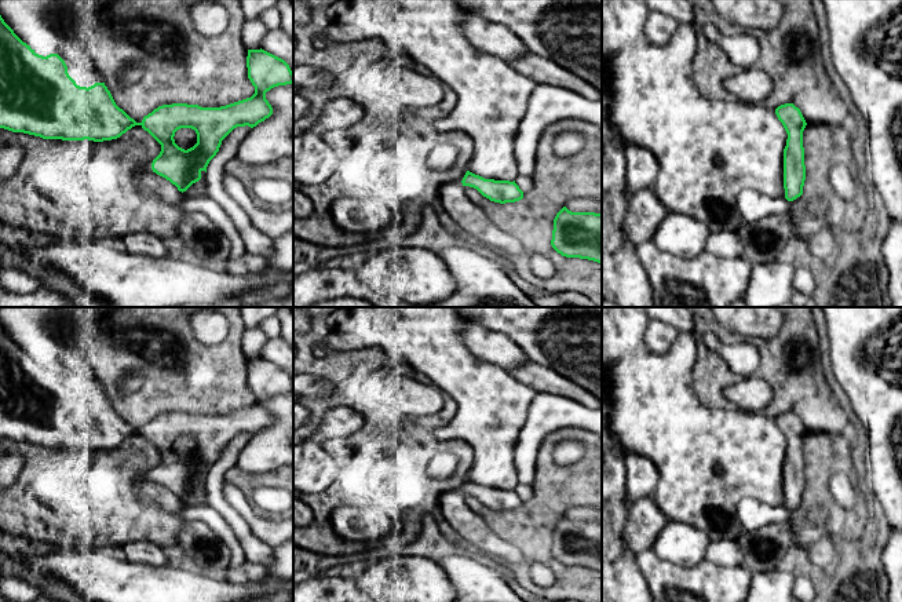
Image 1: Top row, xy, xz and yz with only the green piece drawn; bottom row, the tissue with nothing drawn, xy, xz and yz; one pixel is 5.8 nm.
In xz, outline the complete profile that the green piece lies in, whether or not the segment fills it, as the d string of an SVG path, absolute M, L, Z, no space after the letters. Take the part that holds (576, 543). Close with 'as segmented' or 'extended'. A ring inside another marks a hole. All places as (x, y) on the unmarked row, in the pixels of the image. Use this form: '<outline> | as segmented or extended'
M563 515L554 528L551 554L562 565L602 573L602 522L571 521Z | as segmented

